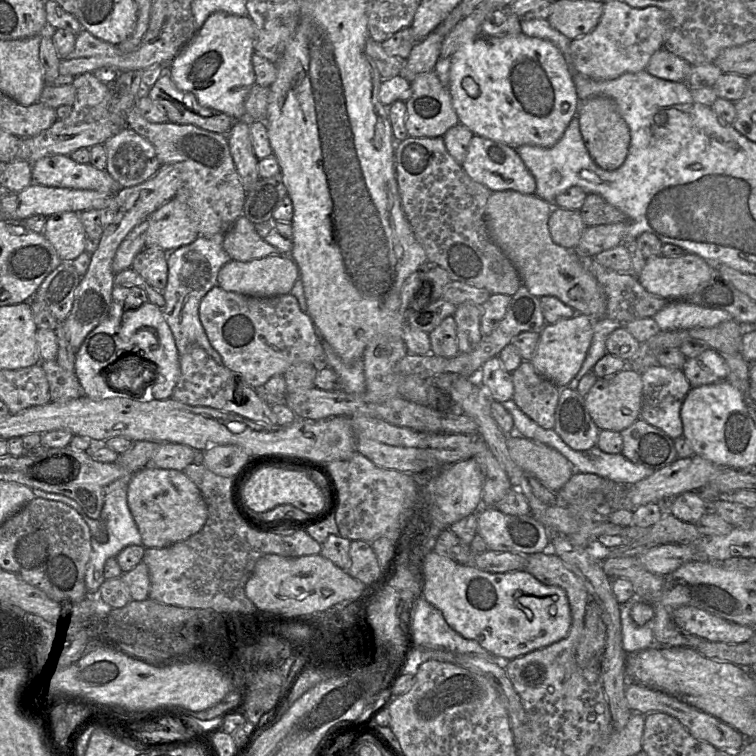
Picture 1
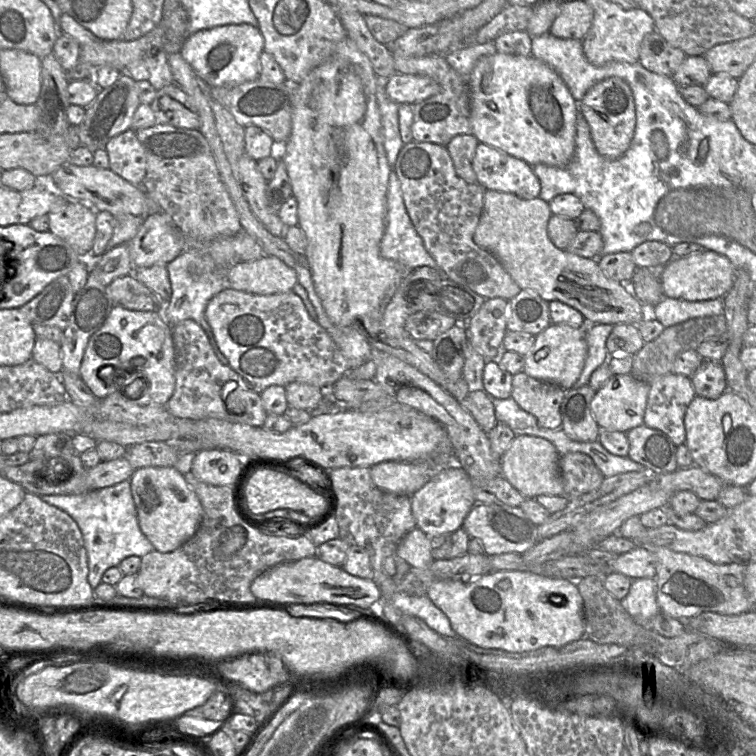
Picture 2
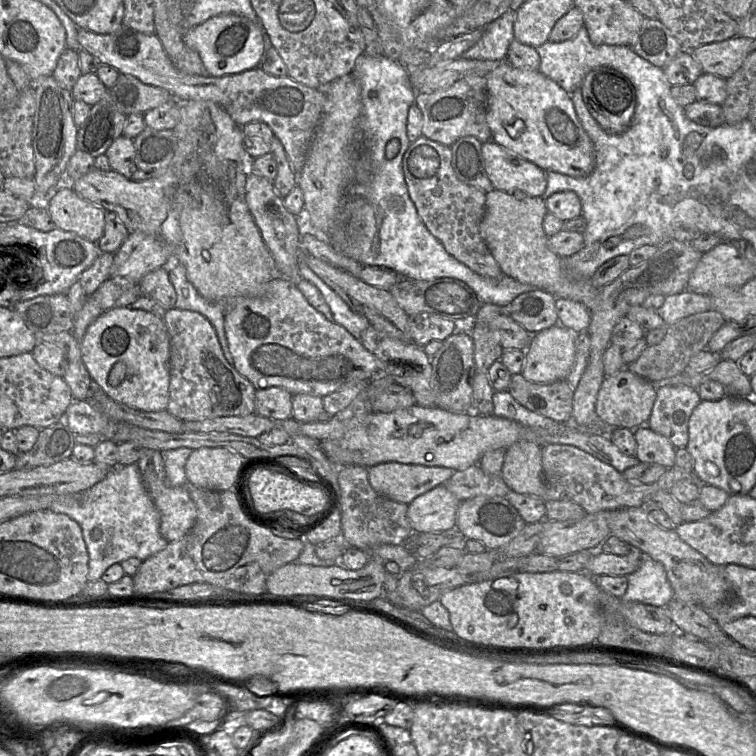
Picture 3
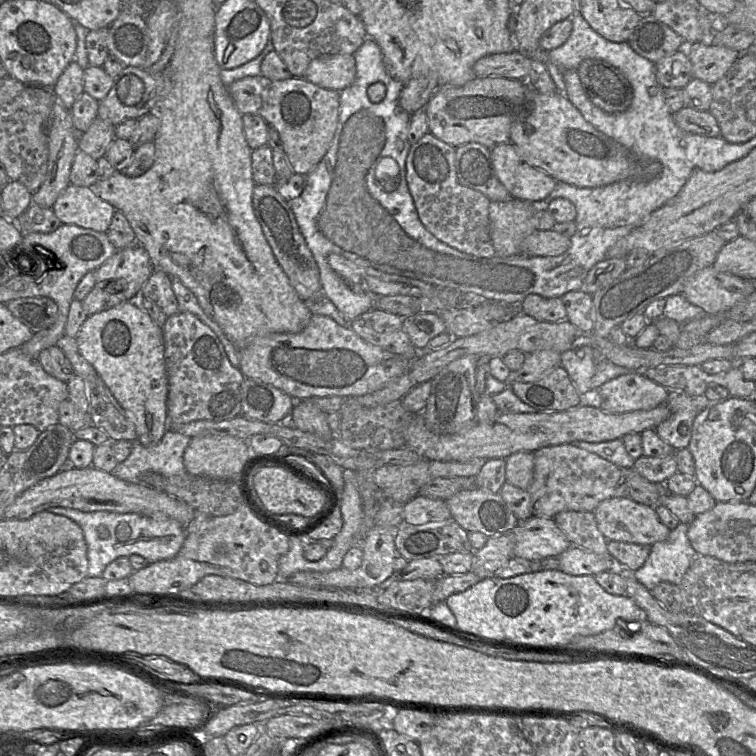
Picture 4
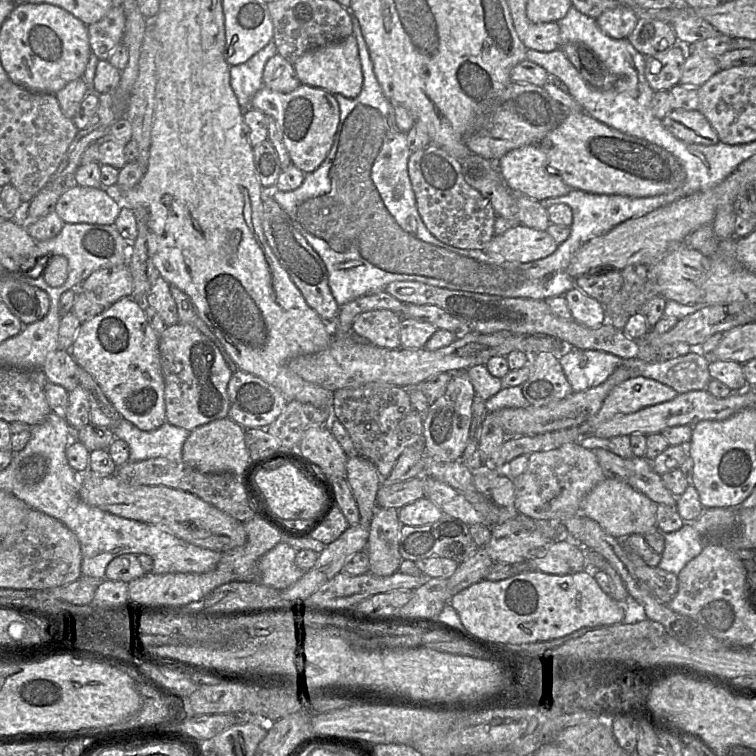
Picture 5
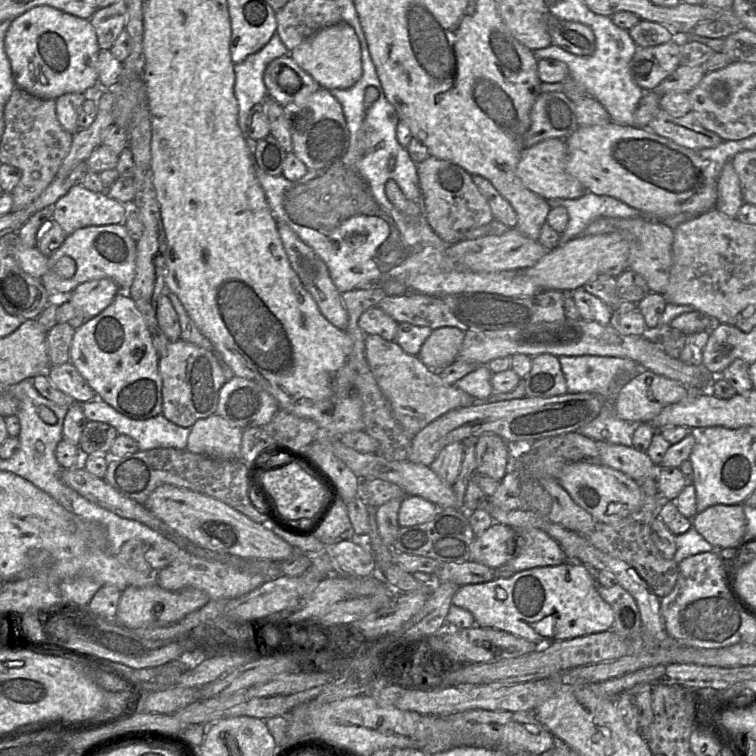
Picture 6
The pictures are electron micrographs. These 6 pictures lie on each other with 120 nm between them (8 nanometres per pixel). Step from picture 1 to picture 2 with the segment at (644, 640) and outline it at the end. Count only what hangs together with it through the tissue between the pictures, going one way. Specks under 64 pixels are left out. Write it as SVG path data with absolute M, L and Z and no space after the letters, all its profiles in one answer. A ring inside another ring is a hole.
M655 578L633 579L622 606L640 626L651 628L652 619L660 612L656 599L657 582Z

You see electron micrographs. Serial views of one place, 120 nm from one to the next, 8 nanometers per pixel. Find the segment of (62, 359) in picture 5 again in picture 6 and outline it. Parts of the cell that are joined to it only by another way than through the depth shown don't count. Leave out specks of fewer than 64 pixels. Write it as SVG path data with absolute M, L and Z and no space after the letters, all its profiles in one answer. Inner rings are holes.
M70 361L50 366L46 374L53 386L71 396L77 403L85 403L96 398L95 392Z

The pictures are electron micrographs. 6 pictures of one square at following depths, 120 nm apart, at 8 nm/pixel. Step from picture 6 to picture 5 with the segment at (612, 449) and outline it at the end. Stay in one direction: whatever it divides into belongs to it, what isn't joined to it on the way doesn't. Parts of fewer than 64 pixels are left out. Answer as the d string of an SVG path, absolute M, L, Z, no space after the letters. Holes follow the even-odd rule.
M634 456L631 459L626 459L626 464L631 471L627 483L656 504L676 507L678 498L665 487L662 476L653 470L646 457Z

